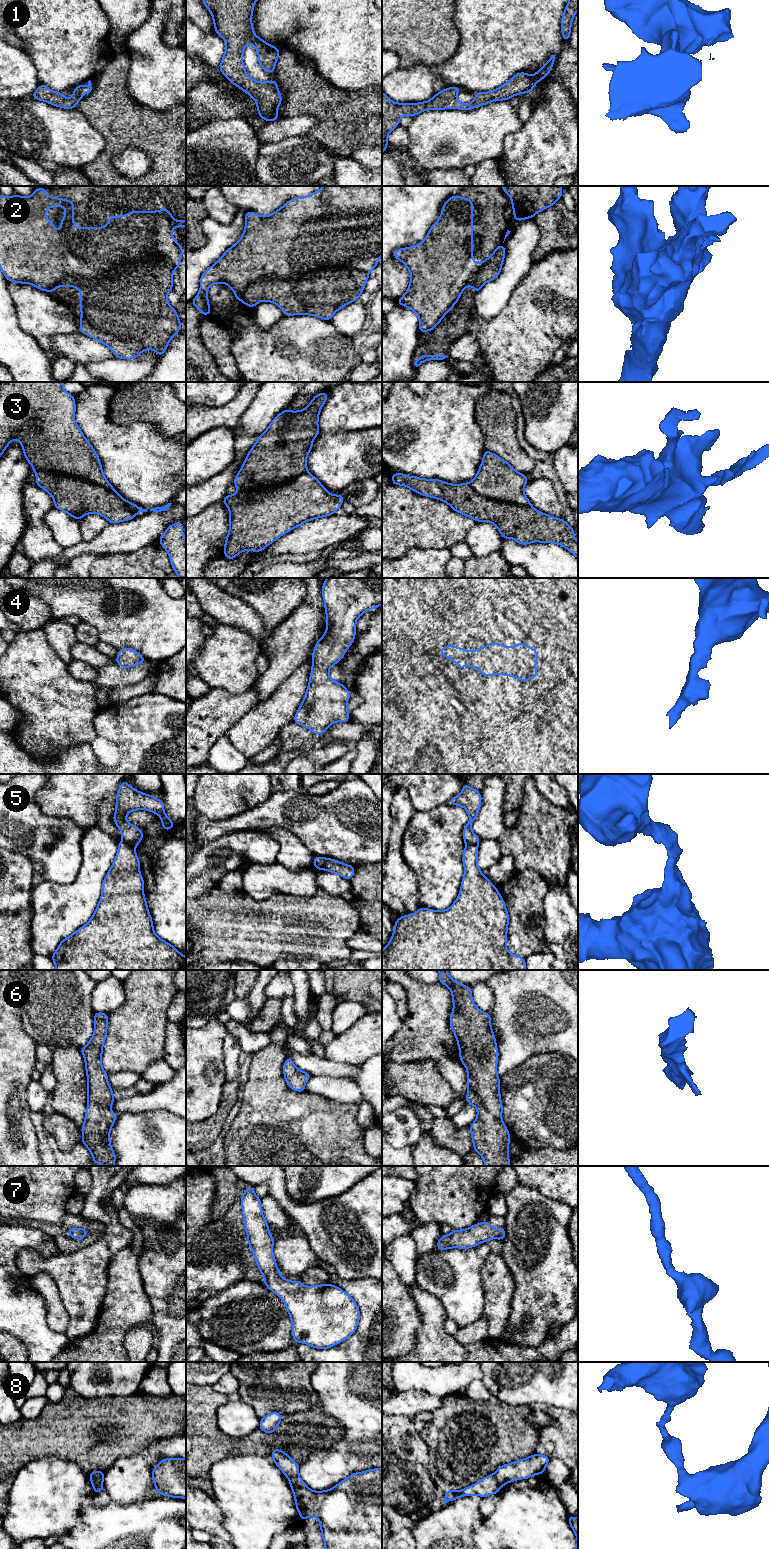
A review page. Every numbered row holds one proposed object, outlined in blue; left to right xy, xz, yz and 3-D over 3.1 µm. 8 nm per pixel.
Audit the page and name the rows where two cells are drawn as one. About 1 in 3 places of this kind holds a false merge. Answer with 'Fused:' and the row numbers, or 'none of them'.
Fused: 2, 3, 5, 8

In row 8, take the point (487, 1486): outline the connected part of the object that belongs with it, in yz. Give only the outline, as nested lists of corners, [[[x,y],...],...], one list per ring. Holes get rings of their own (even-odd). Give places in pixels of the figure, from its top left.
[[[493,1474],[488,1475],[480,1481],[464,1488],[463,1490],[451,1490],[446,1493],[442,1493],[445,1497],[444,1504],[463,1496],[478,1495],[482,1498],[490,1496],[492,1494],[499,1493],[500,1485],[496,1481]]]

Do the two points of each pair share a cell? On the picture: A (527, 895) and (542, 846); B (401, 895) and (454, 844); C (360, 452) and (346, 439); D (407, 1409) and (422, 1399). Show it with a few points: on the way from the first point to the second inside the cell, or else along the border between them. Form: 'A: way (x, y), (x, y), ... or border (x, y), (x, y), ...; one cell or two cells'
A: border (515, 870), (534, 870), (549, 885); two cells
B: border (403, 859), (414, 873), (419, 902); two cells
C: way (357, 450), (349, 442); one cell
D: way (411, 1405), (418, 1401); one cell

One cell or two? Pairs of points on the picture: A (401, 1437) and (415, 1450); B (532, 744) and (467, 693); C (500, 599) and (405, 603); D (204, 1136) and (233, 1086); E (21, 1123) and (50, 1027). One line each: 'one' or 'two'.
A: one
B: two
C: one
D: one
E: two

